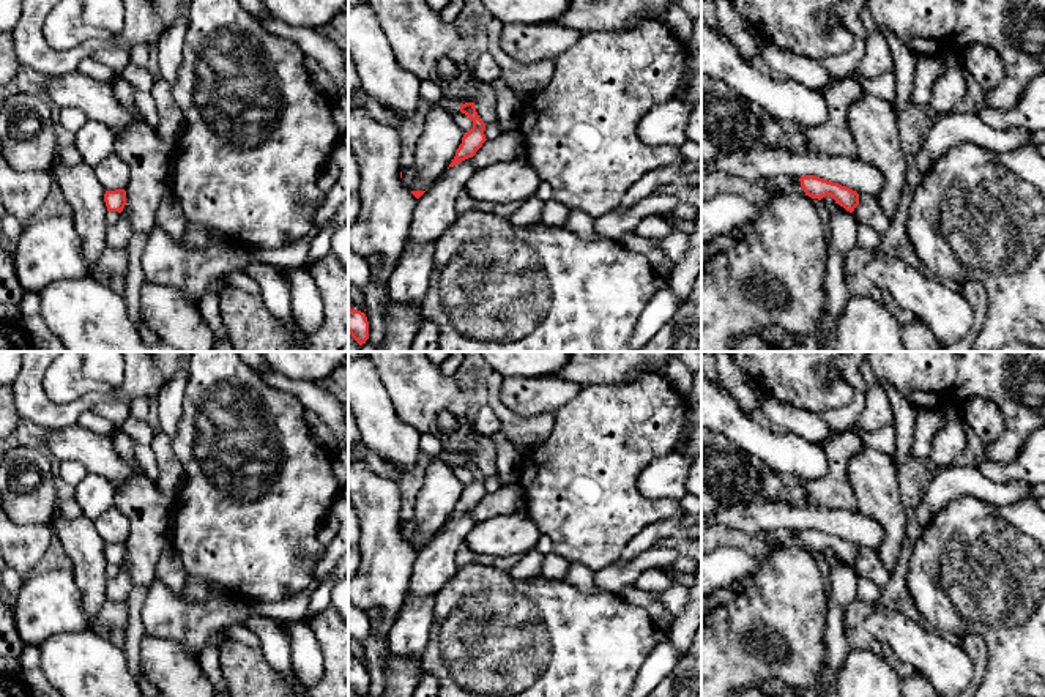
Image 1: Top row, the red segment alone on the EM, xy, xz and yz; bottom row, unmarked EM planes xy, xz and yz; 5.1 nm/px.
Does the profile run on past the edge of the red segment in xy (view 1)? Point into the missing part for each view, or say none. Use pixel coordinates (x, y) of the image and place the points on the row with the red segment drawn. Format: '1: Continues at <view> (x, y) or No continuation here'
1: No continuation here

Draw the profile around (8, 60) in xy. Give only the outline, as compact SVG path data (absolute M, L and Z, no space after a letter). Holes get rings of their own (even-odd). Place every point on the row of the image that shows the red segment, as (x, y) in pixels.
M0 32L0 85L13 80L19 69L13 33Z

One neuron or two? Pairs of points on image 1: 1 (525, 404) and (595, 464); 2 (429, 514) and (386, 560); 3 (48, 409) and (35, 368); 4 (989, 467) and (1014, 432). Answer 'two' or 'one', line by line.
1: two
2: two
3: one
4: two

